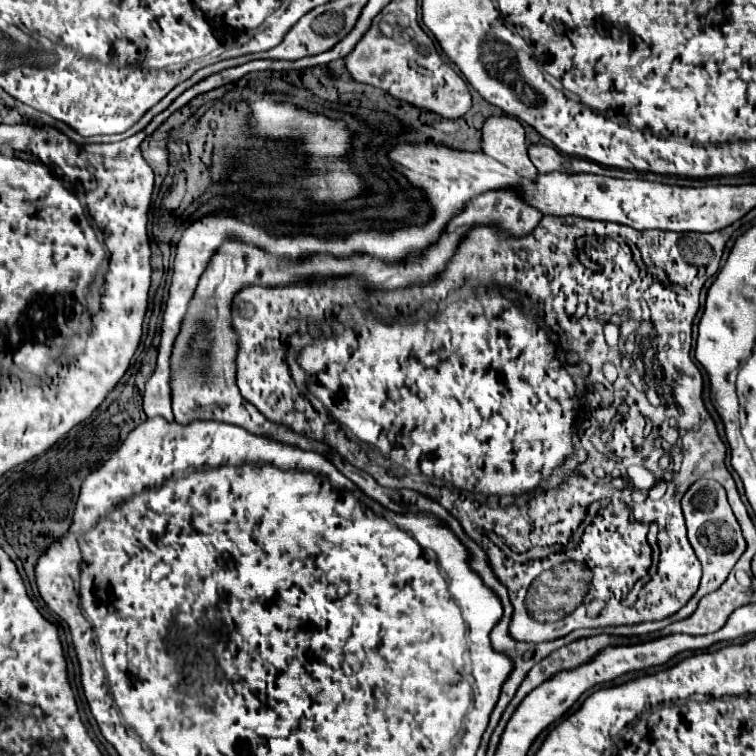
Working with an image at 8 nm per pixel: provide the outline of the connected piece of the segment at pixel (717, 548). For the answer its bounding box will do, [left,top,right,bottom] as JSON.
[662,479,746,627]

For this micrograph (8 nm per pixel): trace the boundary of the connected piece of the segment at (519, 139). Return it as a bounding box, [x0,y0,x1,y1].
[480,127,536,181]

